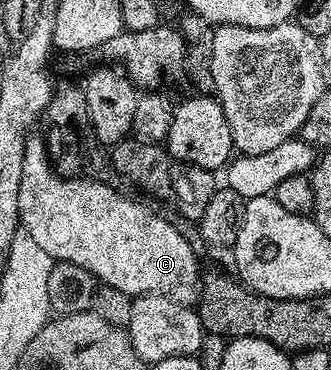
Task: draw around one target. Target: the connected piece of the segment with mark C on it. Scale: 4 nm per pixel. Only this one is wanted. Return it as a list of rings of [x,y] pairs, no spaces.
[[[33,132],[26,140],[26,152],[22,160],[22,188],[18,188],[18,212],[20,213],[20,224],[23,230],[34,236],[34,241],[41,246],[56,262],[69,262],[86,268],[98,280],[110,284],[110,288],[118,288],[118,292],[135,296],[137,294],[166,294],[170,300],[174,300],[183,306],[195,307],[200,300],[200,284],[202,281],[202,269],[200,262],[196,259],[196,250],[188,243],[188,238],[176,226],[171,226],[160,214],[147,210],[140,202],[127,198],[117,187],[108,185],[107,182],[95,182],[93,178],[64,178],[57,174],[48,156],[48,143],[39,133]]]

